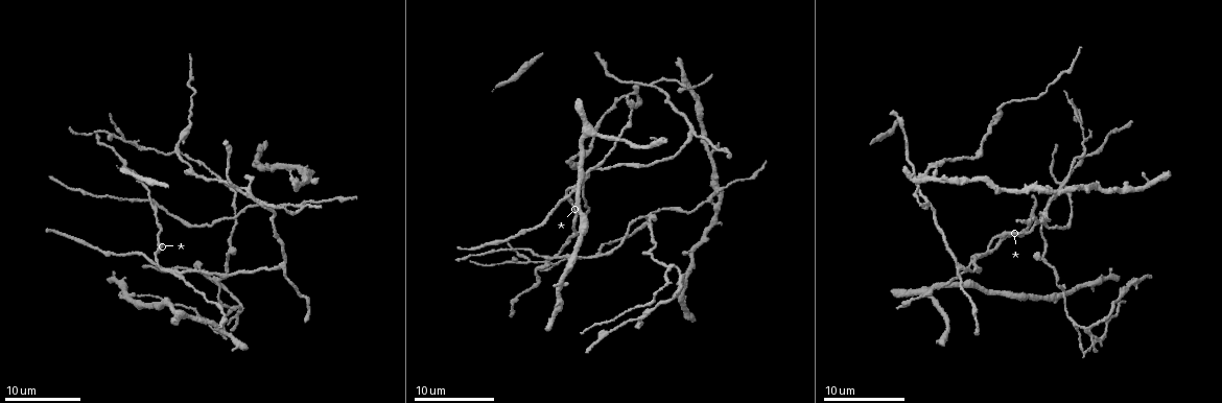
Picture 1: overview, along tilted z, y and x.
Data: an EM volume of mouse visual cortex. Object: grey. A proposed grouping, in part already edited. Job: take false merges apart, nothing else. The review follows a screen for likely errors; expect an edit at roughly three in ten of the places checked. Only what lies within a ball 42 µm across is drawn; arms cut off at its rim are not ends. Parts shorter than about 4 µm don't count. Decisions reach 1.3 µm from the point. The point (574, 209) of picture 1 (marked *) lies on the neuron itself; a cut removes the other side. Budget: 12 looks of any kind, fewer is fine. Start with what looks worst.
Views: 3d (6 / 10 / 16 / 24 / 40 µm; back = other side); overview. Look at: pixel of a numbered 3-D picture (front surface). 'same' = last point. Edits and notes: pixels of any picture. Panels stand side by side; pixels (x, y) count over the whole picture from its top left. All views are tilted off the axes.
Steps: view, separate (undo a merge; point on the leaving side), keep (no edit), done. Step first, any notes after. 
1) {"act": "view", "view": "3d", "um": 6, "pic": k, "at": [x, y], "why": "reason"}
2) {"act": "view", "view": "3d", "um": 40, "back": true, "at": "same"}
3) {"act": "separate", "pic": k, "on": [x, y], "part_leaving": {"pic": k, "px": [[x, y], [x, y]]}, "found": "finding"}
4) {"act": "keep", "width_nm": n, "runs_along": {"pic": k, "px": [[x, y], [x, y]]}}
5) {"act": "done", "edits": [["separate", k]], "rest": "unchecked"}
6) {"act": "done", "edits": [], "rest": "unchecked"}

{"act": "view", "view": "3d", "um": 6, "pic": 1, "at": [236, 220], "why": "four-way junction"}

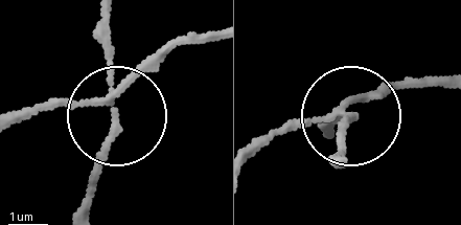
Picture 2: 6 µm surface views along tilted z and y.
{"act": "keep", "width_nm": 160, "runs_along": {"pic": 2, "px": [[26, 117], [59, 106], [116, 110], [106, 18]]}, "found": "all the same neuron"}

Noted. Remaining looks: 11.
{"act": "view", "view": "3d", "um": 10, "pic": 1, "at": [122, 137], "why": "three arms meet"}

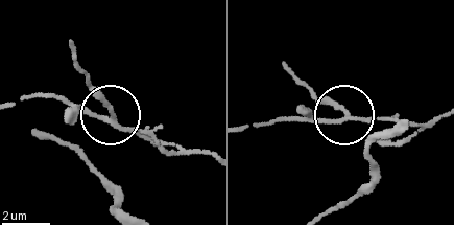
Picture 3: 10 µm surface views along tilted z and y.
{"act": "keep", "arms": 3, "runs_along": {"pic": 3, "px": [[205, 154], [162, 147], [121, 126], [80, 70]]}, "found": "all the same neuron"}

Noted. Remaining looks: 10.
{"act": "view", "view": "3d", "um": 16, "pic": 1, "at": [574, 189], "why": "branch point"}

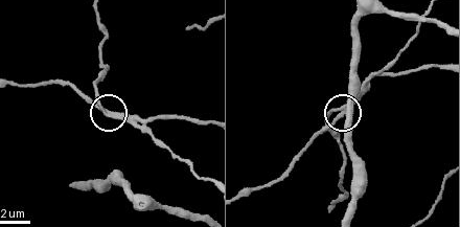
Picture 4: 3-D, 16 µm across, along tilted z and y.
{"act": "view", "view": "3d", "um": 16, "back": true, "pic": 4, "at": [338, 114]}

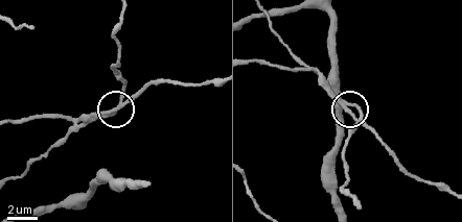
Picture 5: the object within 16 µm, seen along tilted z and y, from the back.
{"act": "keep", "side_arm_um": 19, "found": "all the same neuron"}

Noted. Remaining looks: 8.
{"act": "view", "view": "3d", "um": 10, "pic": 1, "at": [149, 201]}

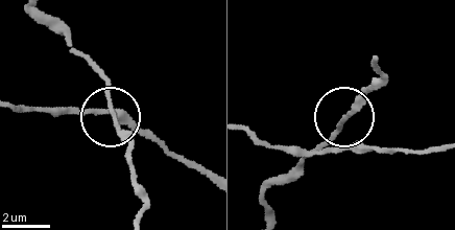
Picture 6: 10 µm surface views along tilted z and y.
{"act": "view", "view": "3d", "um": 6, "pic": 6, "at": [347, 118]}

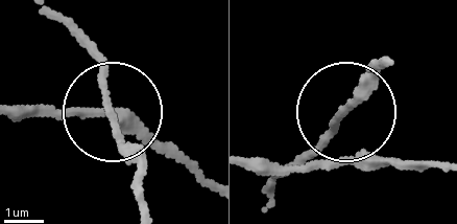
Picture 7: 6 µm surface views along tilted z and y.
{"act": "keep", "side_arm_um": 16, "runs_along": {"pic": 7, "px": [[383, 59], [315, 156]]}, "found": "continuous, no second neuron"}

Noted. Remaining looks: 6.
{"act": "view", "view": "3d", "um": 10, "pic": 1, "at": [261, 204], "why": "branch point"}

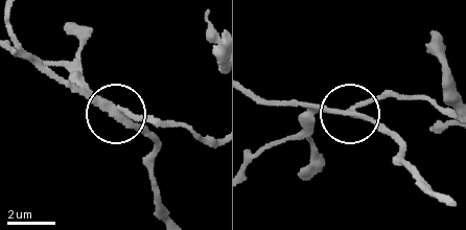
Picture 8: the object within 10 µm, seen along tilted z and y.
{"act": "separate", "pic": 8, "on": [71, 74], "arms": 3, "found": "a second neuron is stuck on"}

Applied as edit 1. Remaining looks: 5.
{"act": "view", "view": "overview"}

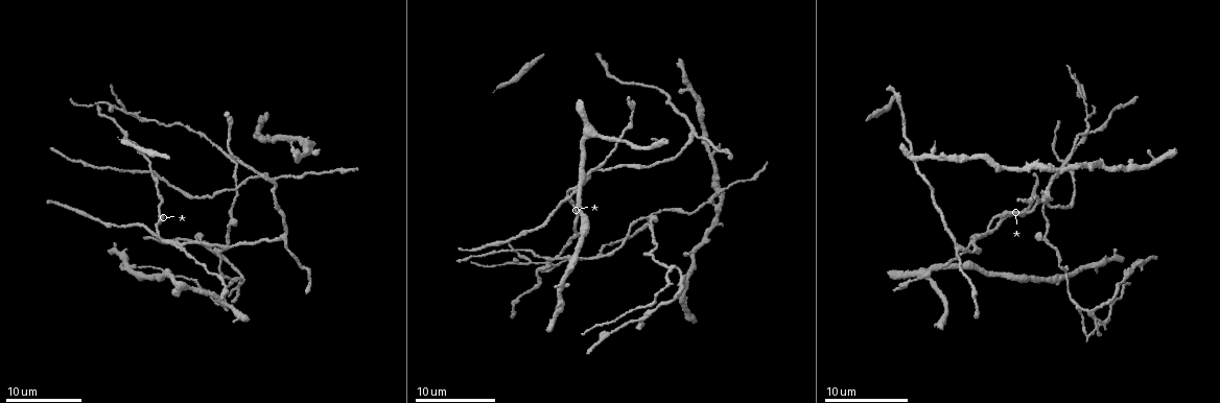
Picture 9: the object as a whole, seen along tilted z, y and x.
{"act": "view", "view": "3d", "um": 16, "pic": 9, "at": [671, 269]}

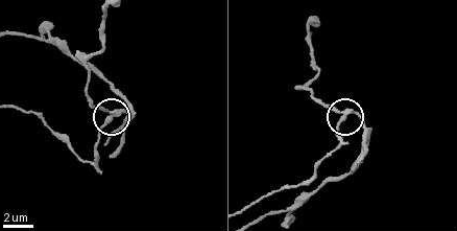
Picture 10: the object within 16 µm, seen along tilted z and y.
{"act": "view", "view": "3d", "um": 16, "back": true, "pic": 10, "at": [115, 116]}

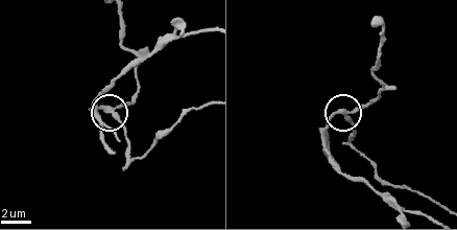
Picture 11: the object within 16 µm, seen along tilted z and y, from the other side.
{"act": "separate", "pic": 11, "on": [124, 128], "arms": 3, "part_leaving": {"pic": 11, "px": [[113, 111], [125, 131], [133, 160], [187, 113], [207, 107]]}, "found": "a second neuron is stuck on"}

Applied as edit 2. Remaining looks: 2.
{"act": "done", "edits": [["separate", 8], ["separate", 11]], "rest": "unchecked"}

